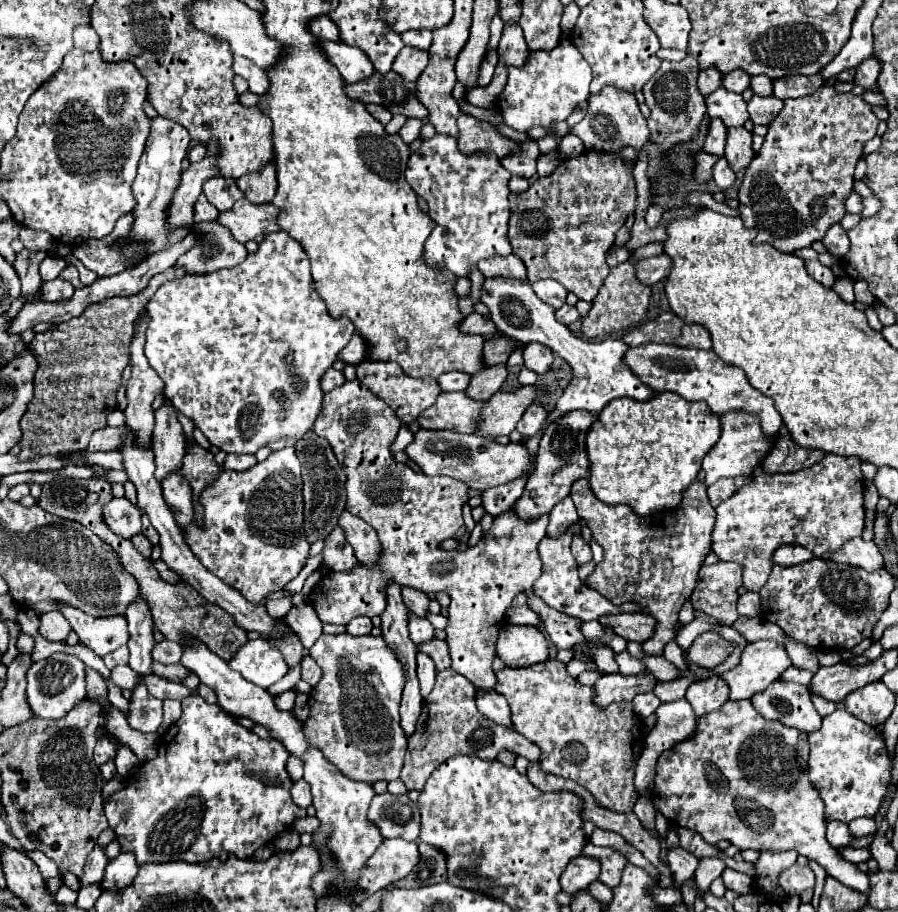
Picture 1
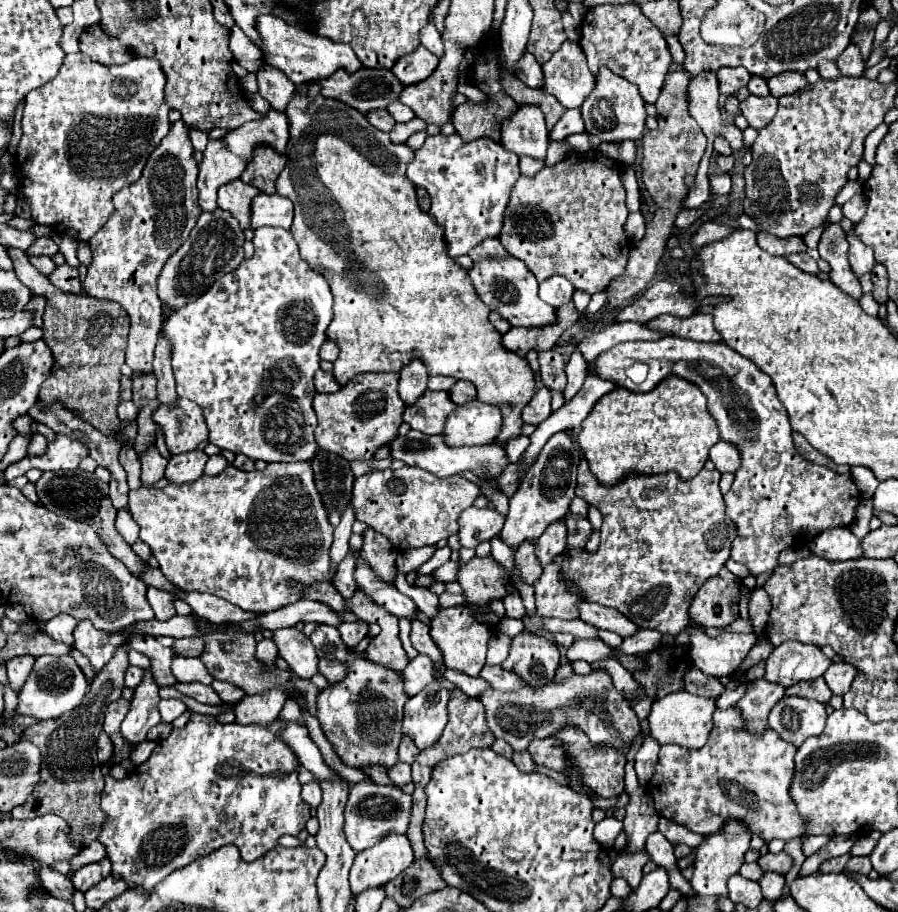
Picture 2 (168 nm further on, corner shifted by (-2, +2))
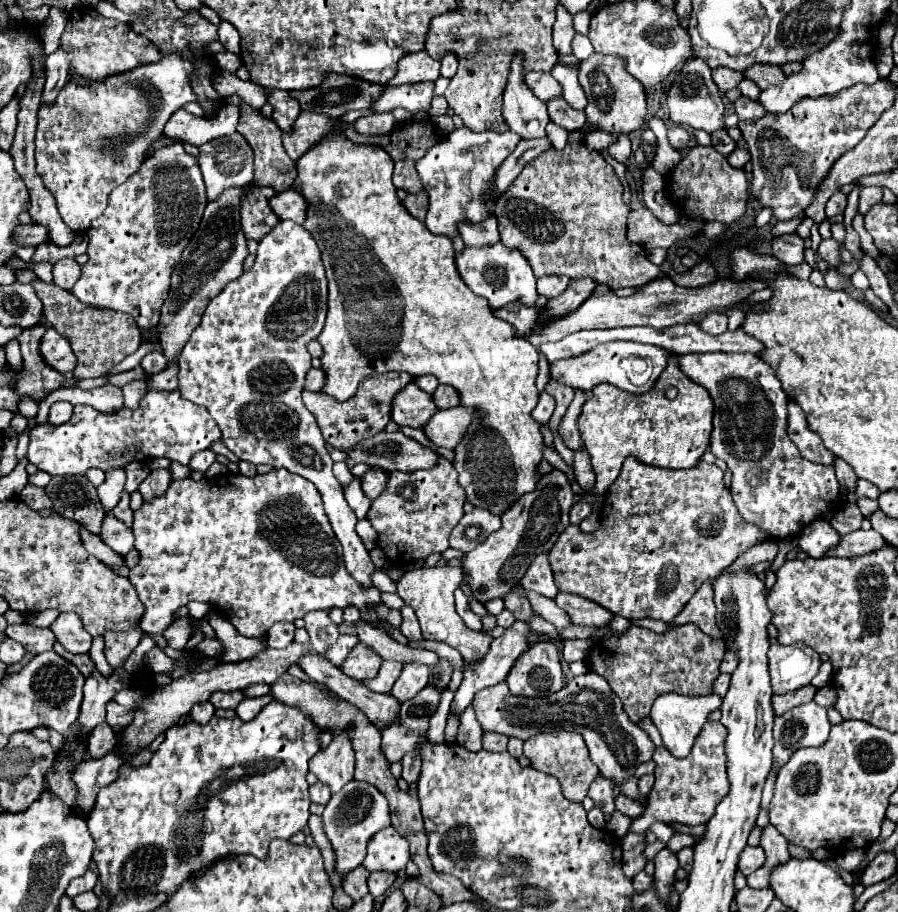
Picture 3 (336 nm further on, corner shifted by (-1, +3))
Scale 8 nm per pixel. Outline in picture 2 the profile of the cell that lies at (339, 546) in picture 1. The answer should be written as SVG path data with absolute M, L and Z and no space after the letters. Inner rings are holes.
M347 553L347 557L339 563L339 569L337 569L337 575L335 575L335 581L333 581L335 589L341 593L343 599L353 597L353 593L355 593L353 571L355 571L355 555Z

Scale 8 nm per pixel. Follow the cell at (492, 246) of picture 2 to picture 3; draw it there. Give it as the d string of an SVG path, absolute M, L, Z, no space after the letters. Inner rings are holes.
M488 216L484 224L460 224L460 236L466 246L476 246L476 248L492 246L500 242L500 234L498 234L494 216Z

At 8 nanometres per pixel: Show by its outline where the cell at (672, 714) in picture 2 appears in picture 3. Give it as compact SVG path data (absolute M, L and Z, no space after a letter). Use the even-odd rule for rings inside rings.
M664 694L658 696L656 702L652 704L650 710L650 718L654 722L654 726L660 730L662 734L662 742L664 746L676 756L676 758L684 758L690 754L702 726L706 724L708 716L718 710L722 704L722 698L716 694L708 694L708 696L684 696L684 694Z

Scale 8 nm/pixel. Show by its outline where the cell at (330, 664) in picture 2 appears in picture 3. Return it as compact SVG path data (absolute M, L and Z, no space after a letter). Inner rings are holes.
M358 642L356 648L350 652L350 656L340 666L340 670L354 680L366 680L378 674L380 664L382 664L380 656L376 656L376 652L372 652L366 644Z

